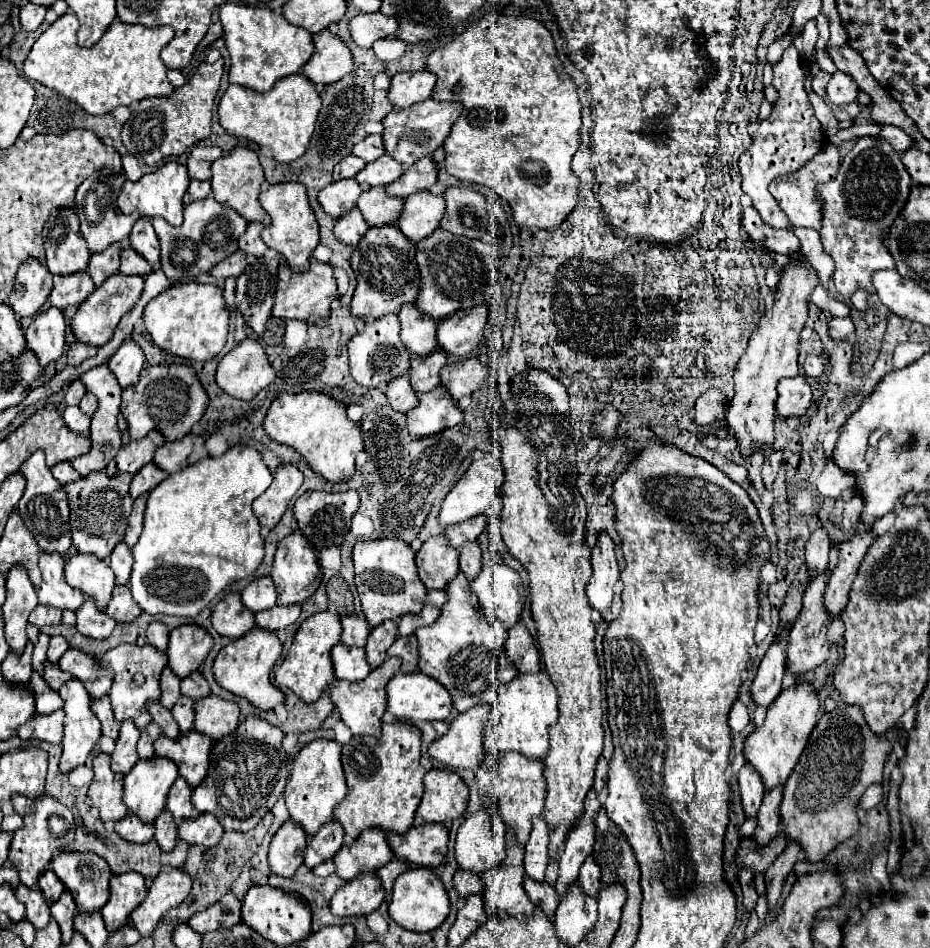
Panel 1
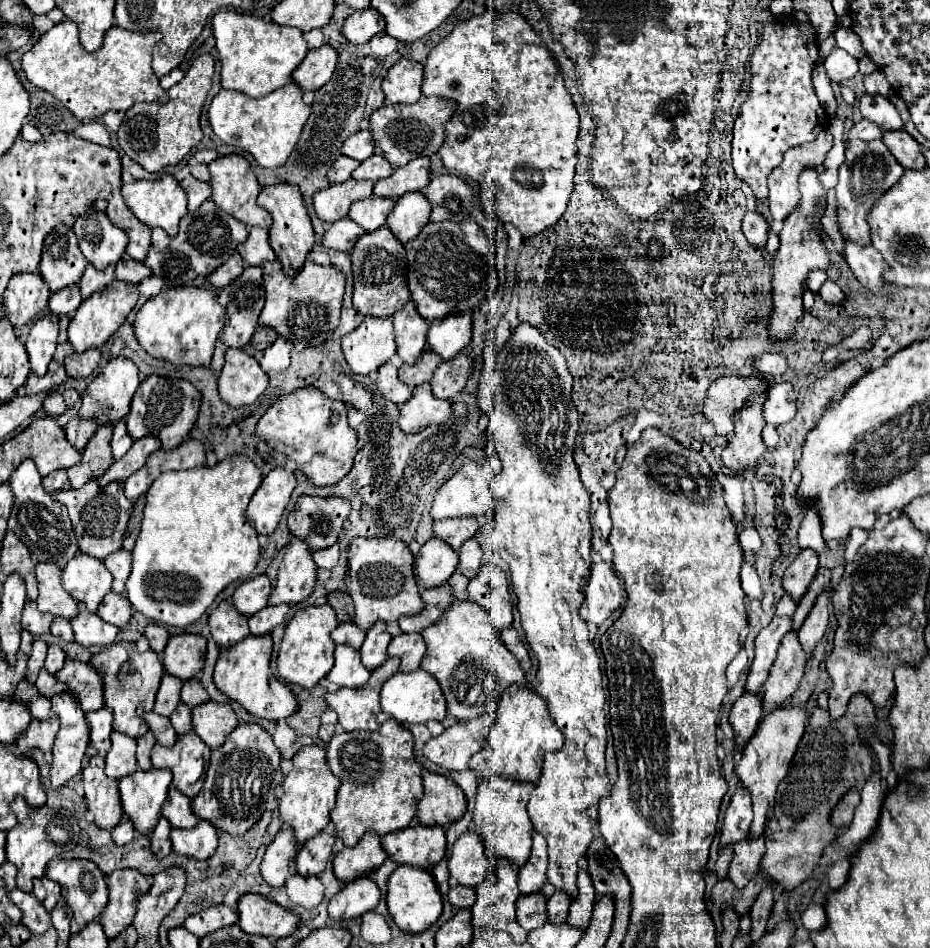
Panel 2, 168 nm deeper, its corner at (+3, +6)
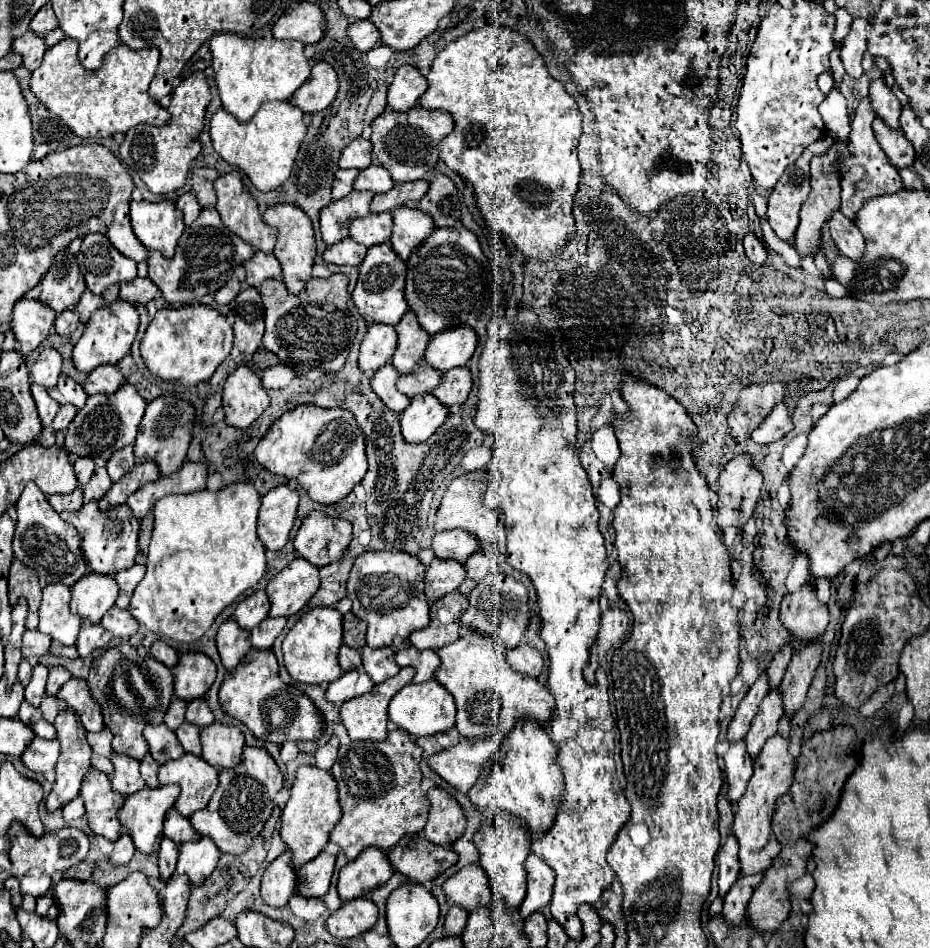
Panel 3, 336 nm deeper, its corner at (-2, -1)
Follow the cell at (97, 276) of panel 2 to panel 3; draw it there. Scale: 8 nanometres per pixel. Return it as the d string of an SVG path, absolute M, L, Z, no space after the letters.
M119 286L109 288L103 296L95 296L93 292L87 292L87 290L85 290L83 296L81 296L81 300L79 300L79 304L77 304L77 312L79 312L81 322L87 324L89 318L91 318L91 314L93 314L95 310L109 306L109 304L115 302L117 298L119 298Z

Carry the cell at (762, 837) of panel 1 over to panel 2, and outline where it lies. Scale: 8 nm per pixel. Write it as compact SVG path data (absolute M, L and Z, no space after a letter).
M748 835L742 841L738 841L738 845L734 845L734 859L730 863L728 877L736 883L736 887L744 887L750 881L750 877L756 875L762 853L764 853L764 835L756 839Z

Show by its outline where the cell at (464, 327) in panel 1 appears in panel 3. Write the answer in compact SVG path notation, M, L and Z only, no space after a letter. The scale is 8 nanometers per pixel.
M469 326L451 328L447 332L439 332L429 340L425 360L429 366L447 372L457 366L465 366L473 356L477 346L477 334Z

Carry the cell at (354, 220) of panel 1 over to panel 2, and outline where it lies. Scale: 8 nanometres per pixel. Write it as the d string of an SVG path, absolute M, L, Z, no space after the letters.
M344 217L330 225L330 229L322 237L322 245L338 251L350 251L352 245L364 235L366 231L354 223L350 217Z

